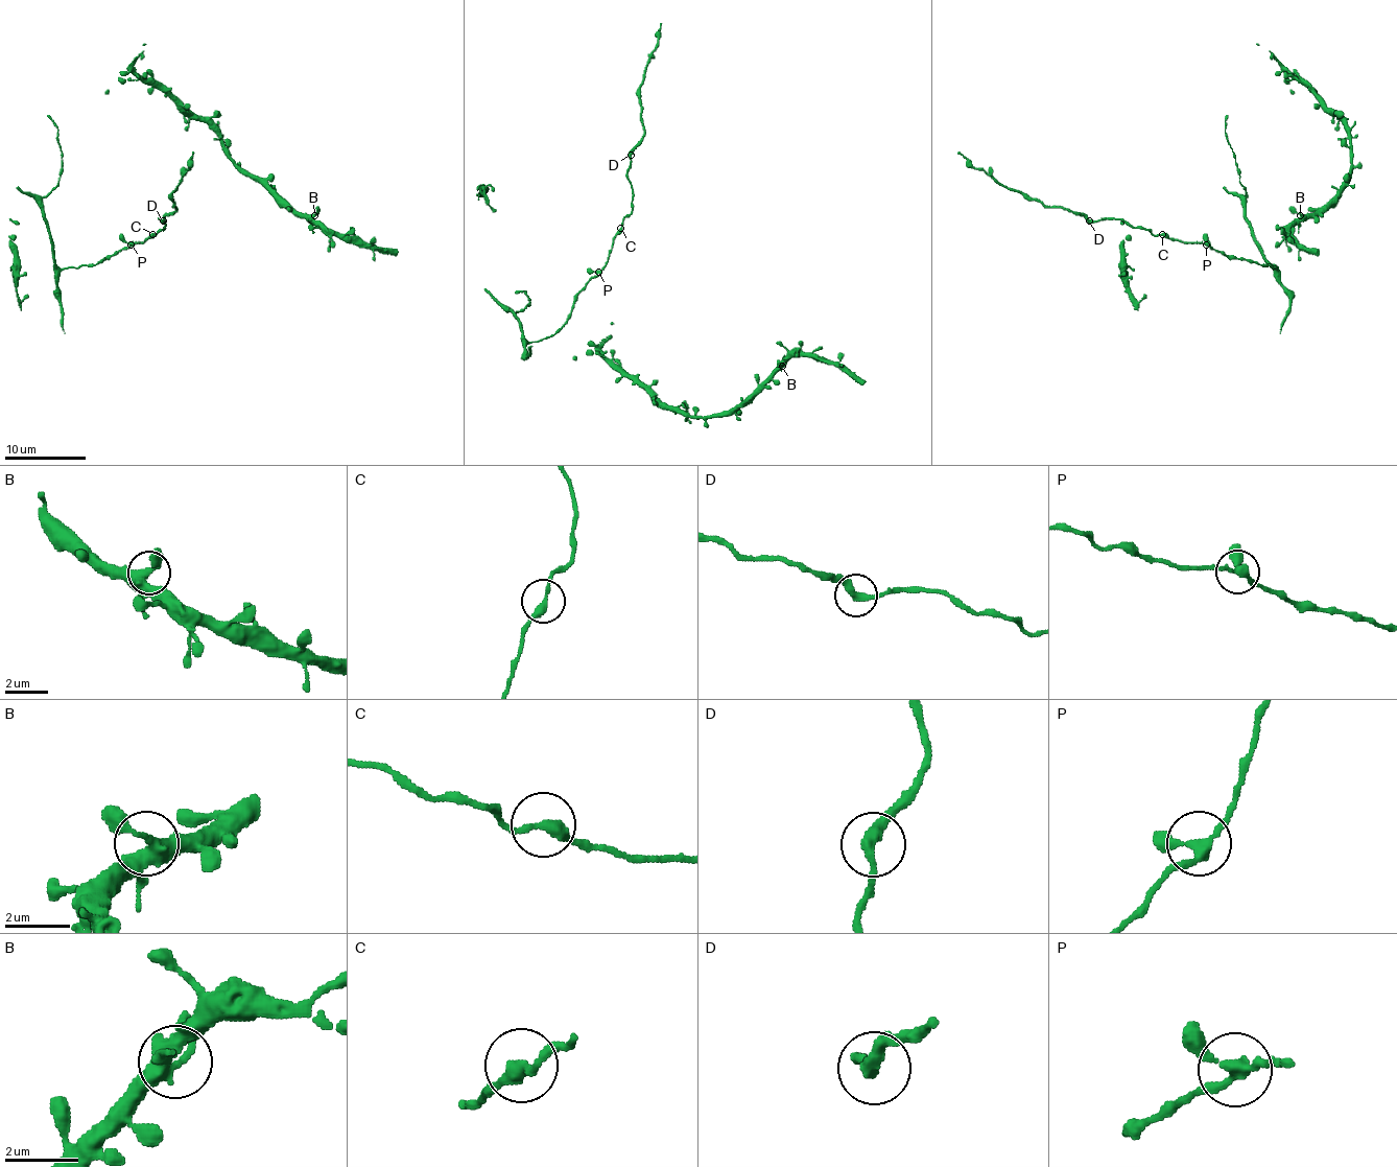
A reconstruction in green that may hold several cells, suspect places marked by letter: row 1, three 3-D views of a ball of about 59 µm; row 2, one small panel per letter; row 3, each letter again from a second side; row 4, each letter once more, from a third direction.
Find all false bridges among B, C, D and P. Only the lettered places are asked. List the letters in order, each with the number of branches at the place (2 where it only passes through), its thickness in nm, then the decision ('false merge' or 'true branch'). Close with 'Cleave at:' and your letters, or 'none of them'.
B: branches 3; calibre 360 nm; true branch
C: branches 2; calibre 280 nm; true branch
D: branches 2; calibre 320 nm; true branch
P: branches 3; calibre 260 nm; true branch
Cleave at: none of them

